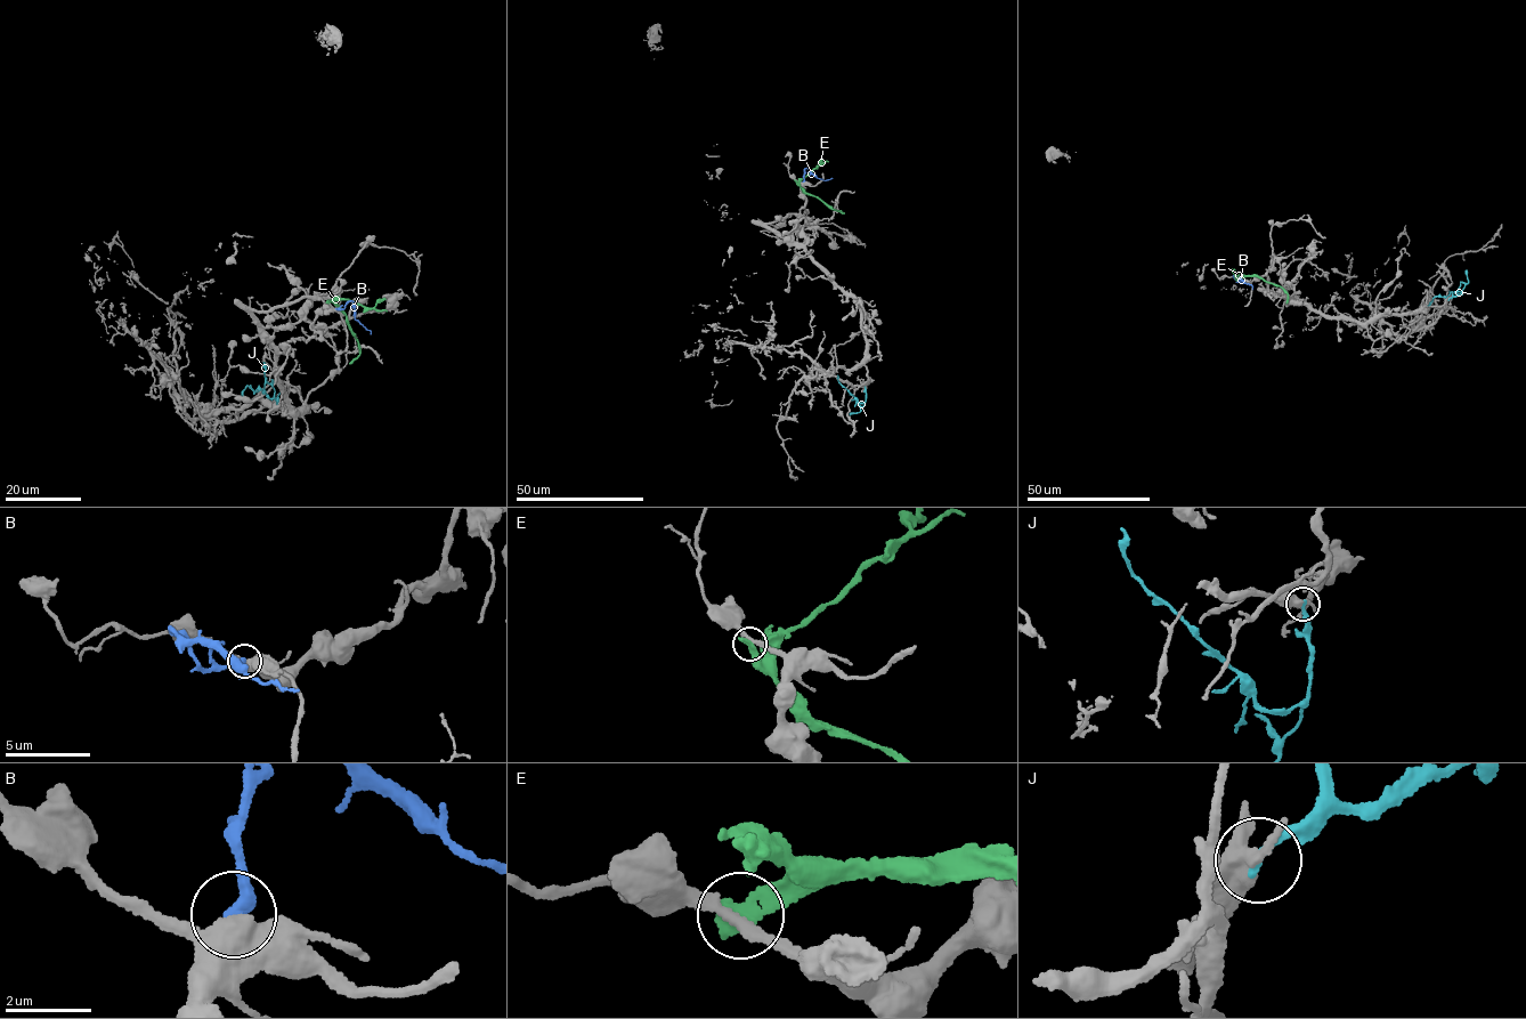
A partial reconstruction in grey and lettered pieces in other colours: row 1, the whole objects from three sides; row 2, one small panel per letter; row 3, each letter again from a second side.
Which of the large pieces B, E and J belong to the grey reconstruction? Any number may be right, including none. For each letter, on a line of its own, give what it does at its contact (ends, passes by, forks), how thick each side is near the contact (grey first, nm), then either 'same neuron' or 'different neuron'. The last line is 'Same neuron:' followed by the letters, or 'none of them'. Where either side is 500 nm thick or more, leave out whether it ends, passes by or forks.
B: calibres 550 and 380 nm; same neuron
E: it ends; calibres 220 and 400 nm; different neuron
J: it ends; calibres 360 and 220 nm; different neuron
Same neuron: B

